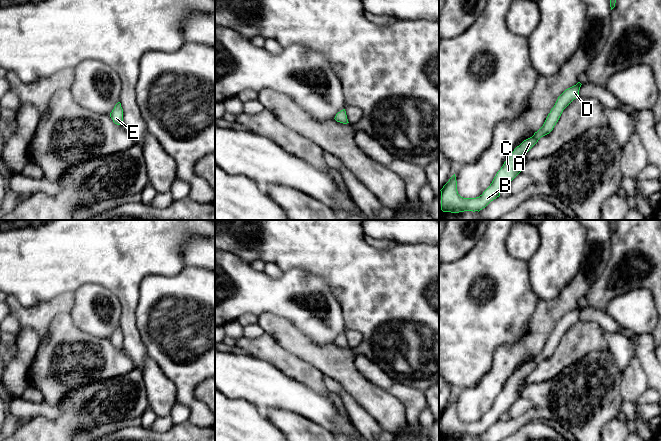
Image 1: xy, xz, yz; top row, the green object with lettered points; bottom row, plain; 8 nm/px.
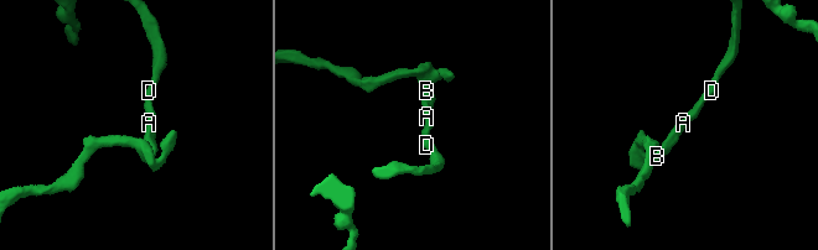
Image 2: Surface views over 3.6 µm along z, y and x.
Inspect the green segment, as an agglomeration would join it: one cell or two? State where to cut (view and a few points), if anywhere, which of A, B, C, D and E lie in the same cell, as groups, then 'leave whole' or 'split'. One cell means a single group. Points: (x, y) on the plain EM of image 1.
cut none; groups A B C D E; leave whole

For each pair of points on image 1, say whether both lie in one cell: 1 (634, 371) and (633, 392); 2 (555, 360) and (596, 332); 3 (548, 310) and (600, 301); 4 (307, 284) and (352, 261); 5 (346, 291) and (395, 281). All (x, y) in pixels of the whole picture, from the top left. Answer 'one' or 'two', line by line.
1: one
2: one
3: two
4: two
5: one

